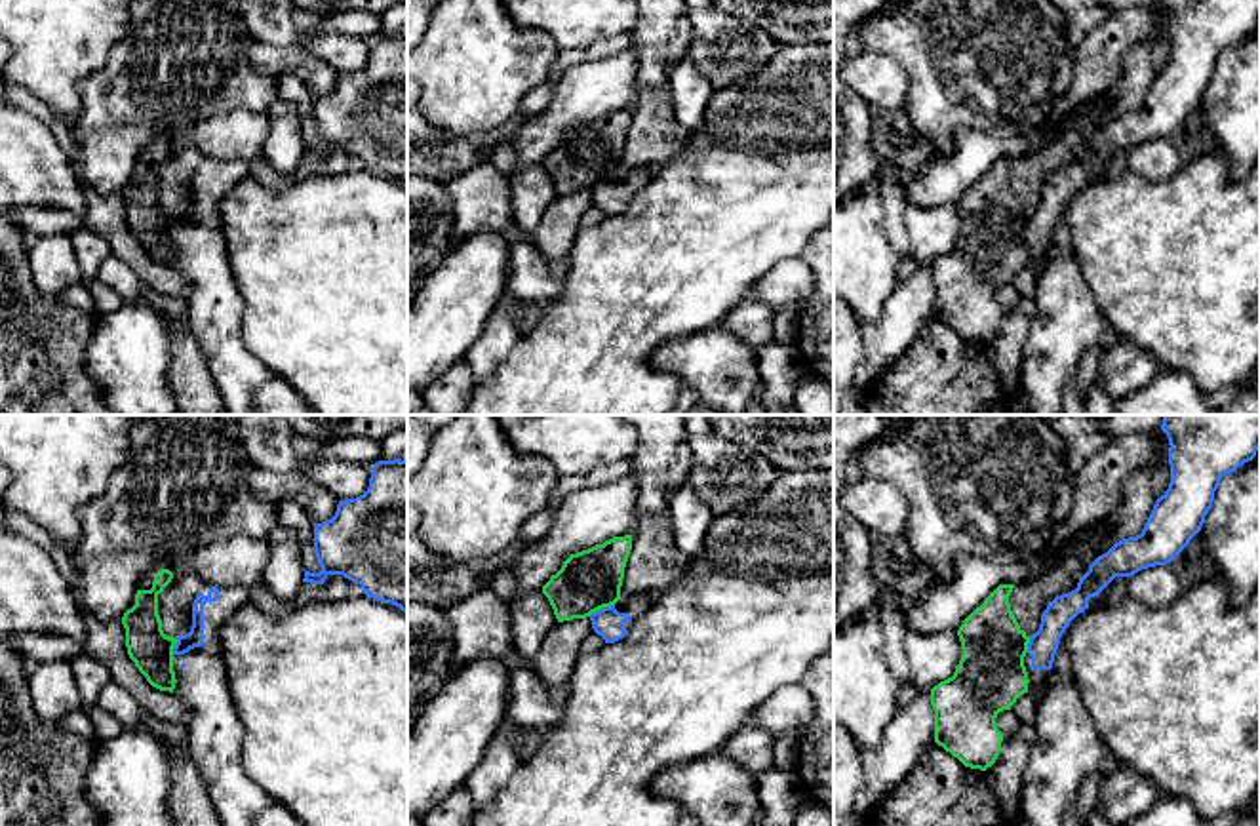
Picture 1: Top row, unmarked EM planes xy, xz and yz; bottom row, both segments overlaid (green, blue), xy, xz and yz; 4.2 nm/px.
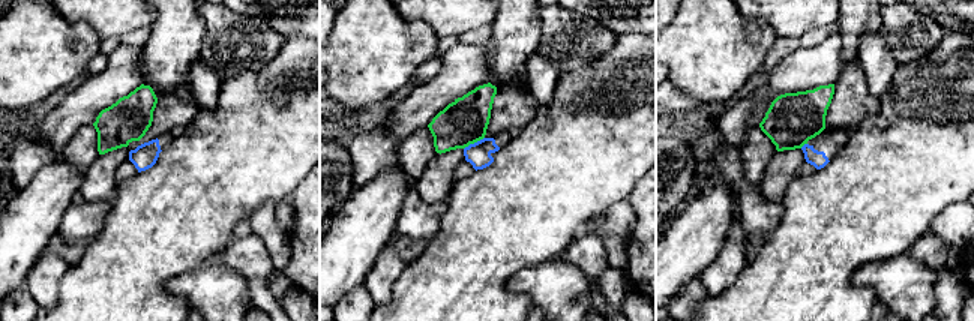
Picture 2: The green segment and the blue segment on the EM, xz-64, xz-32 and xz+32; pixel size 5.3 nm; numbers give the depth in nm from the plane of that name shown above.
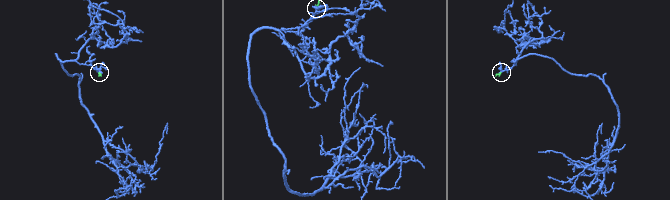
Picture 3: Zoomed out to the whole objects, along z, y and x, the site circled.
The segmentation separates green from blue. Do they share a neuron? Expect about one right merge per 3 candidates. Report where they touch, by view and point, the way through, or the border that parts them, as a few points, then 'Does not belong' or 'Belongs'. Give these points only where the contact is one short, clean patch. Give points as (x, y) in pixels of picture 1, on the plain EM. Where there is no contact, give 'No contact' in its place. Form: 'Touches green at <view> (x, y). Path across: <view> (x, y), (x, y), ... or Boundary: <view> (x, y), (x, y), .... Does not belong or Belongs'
Touches green at xz (600, 181). Boundary: xz (613, 177), (589, 189). Does not belong

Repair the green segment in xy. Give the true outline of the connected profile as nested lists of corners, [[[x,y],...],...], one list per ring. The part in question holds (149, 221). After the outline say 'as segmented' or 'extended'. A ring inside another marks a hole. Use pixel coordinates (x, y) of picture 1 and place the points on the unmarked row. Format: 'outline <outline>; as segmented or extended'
outline [[[162,133],[148,143],[139,154],[131,181],[122,190],[129,232],[152,261],[169,266],[177,257],[173,246],[177,211],[169,211],[162,204],[158,169],[171,156],[173,141],[167,133]]]; extended

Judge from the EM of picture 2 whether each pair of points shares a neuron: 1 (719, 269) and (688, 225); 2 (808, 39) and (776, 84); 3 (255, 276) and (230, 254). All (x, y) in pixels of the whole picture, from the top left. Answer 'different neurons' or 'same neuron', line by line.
1: different neurons
2: different neurons
3: same neuron

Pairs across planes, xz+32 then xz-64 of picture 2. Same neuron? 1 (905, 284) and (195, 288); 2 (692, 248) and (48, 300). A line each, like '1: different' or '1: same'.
1: same
2: different

